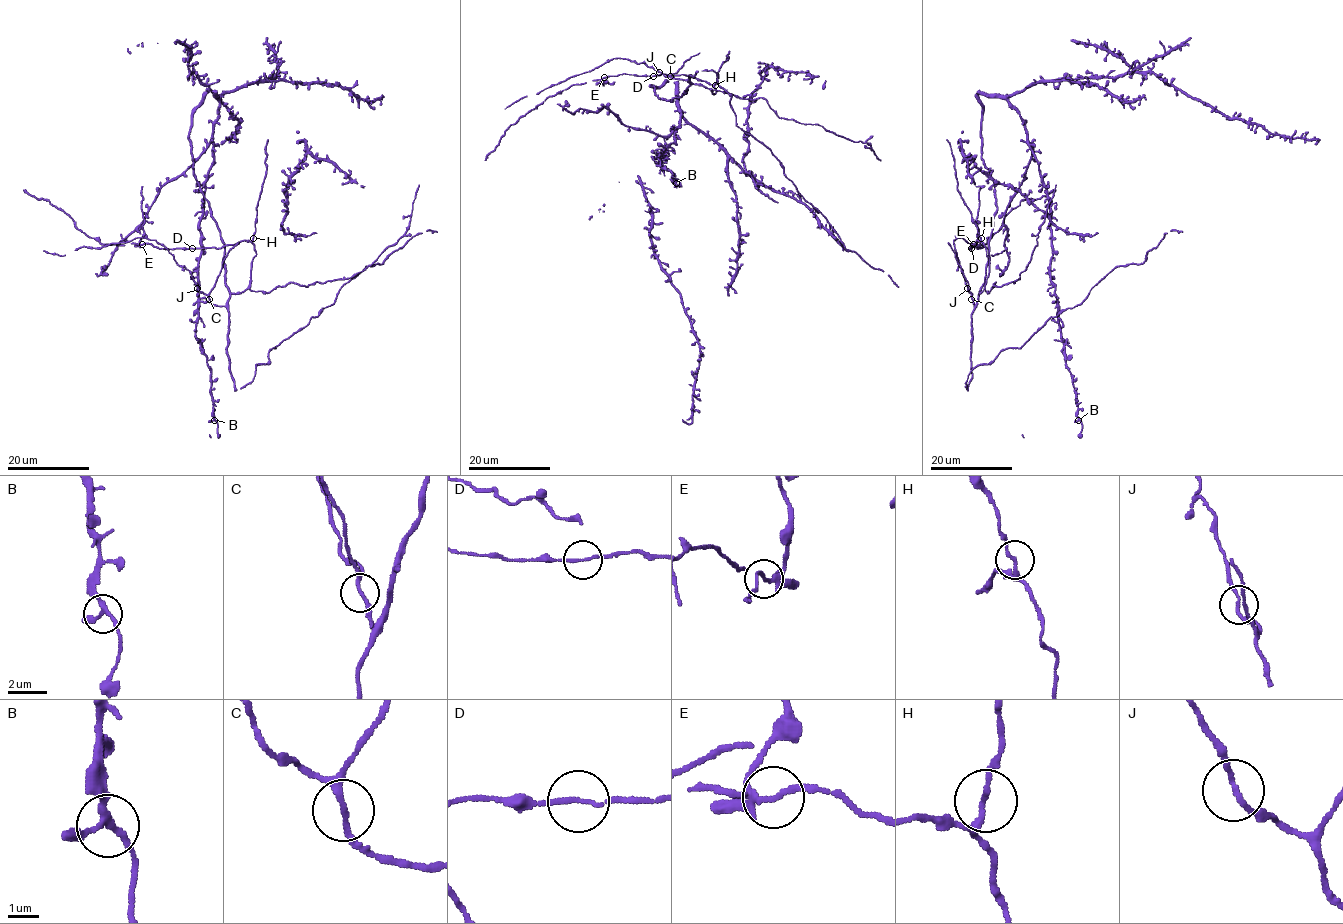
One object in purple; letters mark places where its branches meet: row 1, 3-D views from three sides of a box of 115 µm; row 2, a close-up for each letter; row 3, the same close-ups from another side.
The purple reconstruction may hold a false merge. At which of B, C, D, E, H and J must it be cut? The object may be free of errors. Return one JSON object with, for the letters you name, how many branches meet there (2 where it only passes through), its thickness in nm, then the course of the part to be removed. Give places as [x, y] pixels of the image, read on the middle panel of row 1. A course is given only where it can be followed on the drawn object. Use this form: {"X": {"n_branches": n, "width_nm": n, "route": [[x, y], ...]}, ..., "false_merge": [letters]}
{"E": {"n_branches": 3, "width_nm": 130}, "false_merge": ["E"]}

